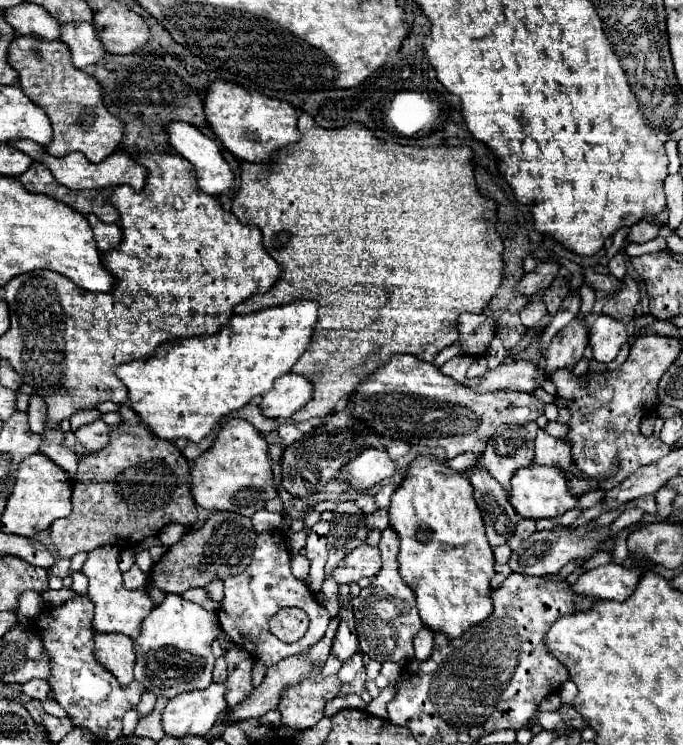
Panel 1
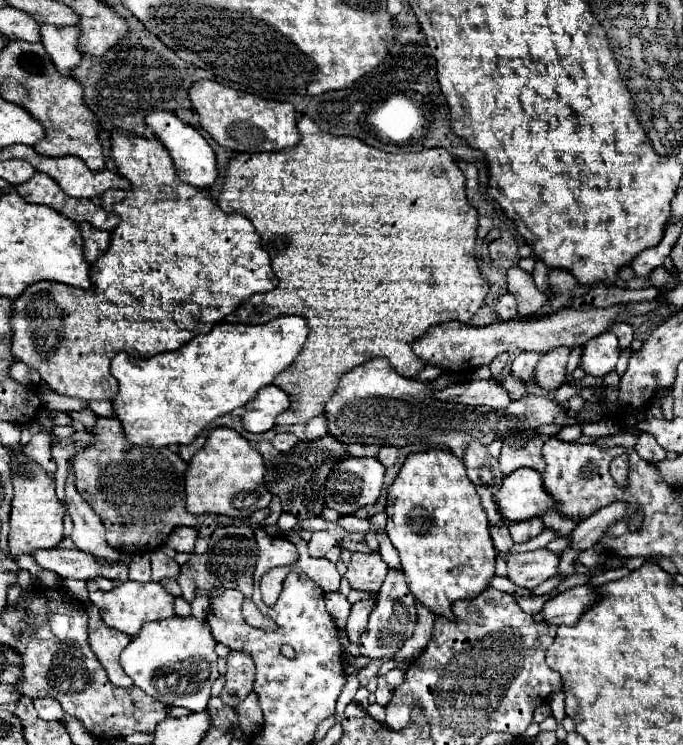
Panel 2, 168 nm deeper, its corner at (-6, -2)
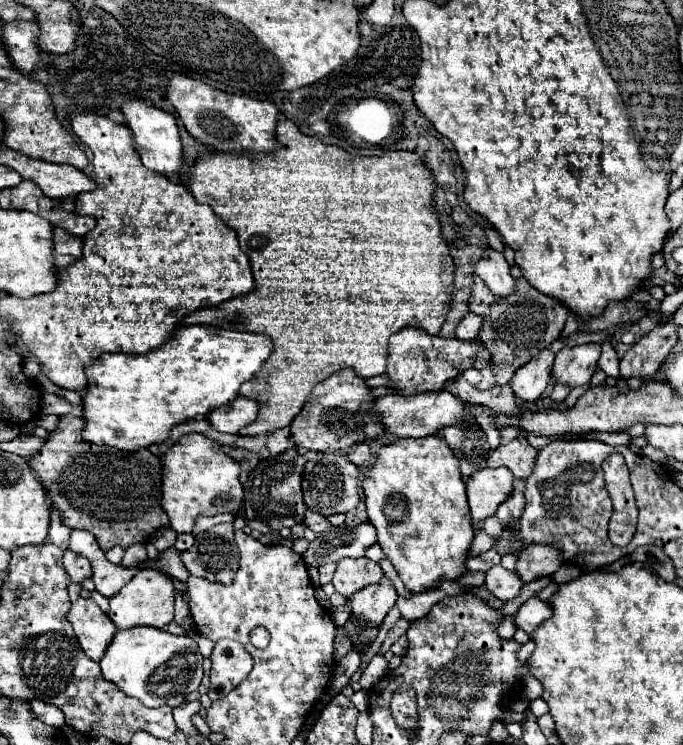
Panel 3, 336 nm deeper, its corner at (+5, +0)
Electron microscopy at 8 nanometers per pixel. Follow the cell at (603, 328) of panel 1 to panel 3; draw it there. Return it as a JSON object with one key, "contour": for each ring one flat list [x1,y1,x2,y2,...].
{"contour":[[586,343,578,347,566,347,556,353,552,375,558,383,566,383,570,387,588,385,590,377,596,371,596,363,600,359,600,343]]}

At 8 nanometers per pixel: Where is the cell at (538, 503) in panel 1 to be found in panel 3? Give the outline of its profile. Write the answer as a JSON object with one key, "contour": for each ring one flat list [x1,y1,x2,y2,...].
{"contour":[[480,469,466,481,468,505,472,511,472,521,484,521,496,513,498,505,512,495,514,477,508,469]]}

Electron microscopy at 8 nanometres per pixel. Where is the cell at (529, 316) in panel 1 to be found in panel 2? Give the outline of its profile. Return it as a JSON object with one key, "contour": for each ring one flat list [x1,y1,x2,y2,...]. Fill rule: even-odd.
{"contour":[[513,265,507,271,507,293,511,293,517,301,517,311,521,317,529,317,533,315,539,307,543,307,543,301,547,301,545,293,541,293,537,289,537,285,533,283,531,275,525,273,519,265],[513,277,521,277,513,283]]}

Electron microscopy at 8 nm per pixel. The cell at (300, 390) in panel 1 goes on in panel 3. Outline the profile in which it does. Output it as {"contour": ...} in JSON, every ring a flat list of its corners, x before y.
{"contour":[[236,397,236,401,232,401,232,405,210,411,208,421,212,423,214,429,218,429,222,433,238,435,242,427,256,421,258,409,260,409,260,405,256,401,252,401,250,397]]}

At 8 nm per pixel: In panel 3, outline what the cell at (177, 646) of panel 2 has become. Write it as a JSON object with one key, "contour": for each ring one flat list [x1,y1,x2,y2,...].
{"contour":[[132,627,118,631,100,661,102,675,128,697,140,699,146,707,178,707,202,681,202,655,190,635,172,635,156,627]]}

